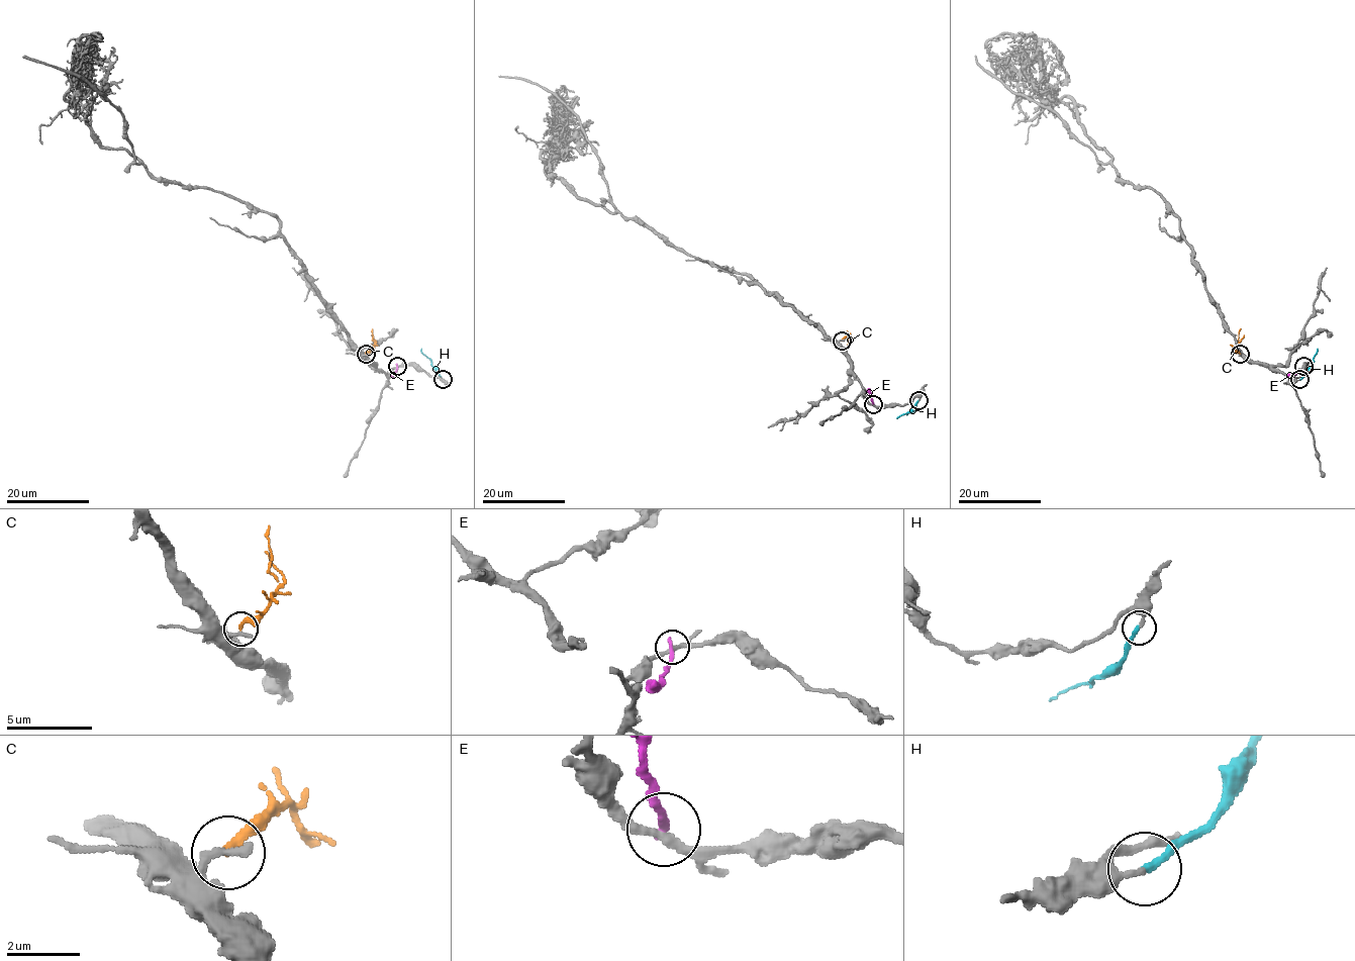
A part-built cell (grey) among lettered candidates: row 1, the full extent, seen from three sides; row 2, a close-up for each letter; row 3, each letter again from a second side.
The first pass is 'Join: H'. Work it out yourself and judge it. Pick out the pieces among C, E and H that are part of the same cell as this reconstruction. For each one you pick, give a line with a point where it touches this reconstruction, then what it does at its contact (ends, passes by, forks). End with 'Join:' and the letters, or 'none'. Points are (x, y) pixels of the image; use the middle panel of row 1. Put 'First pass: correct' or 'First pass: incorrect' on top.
First pass: correct
H: contact (918, 400); it ends
Join: H

